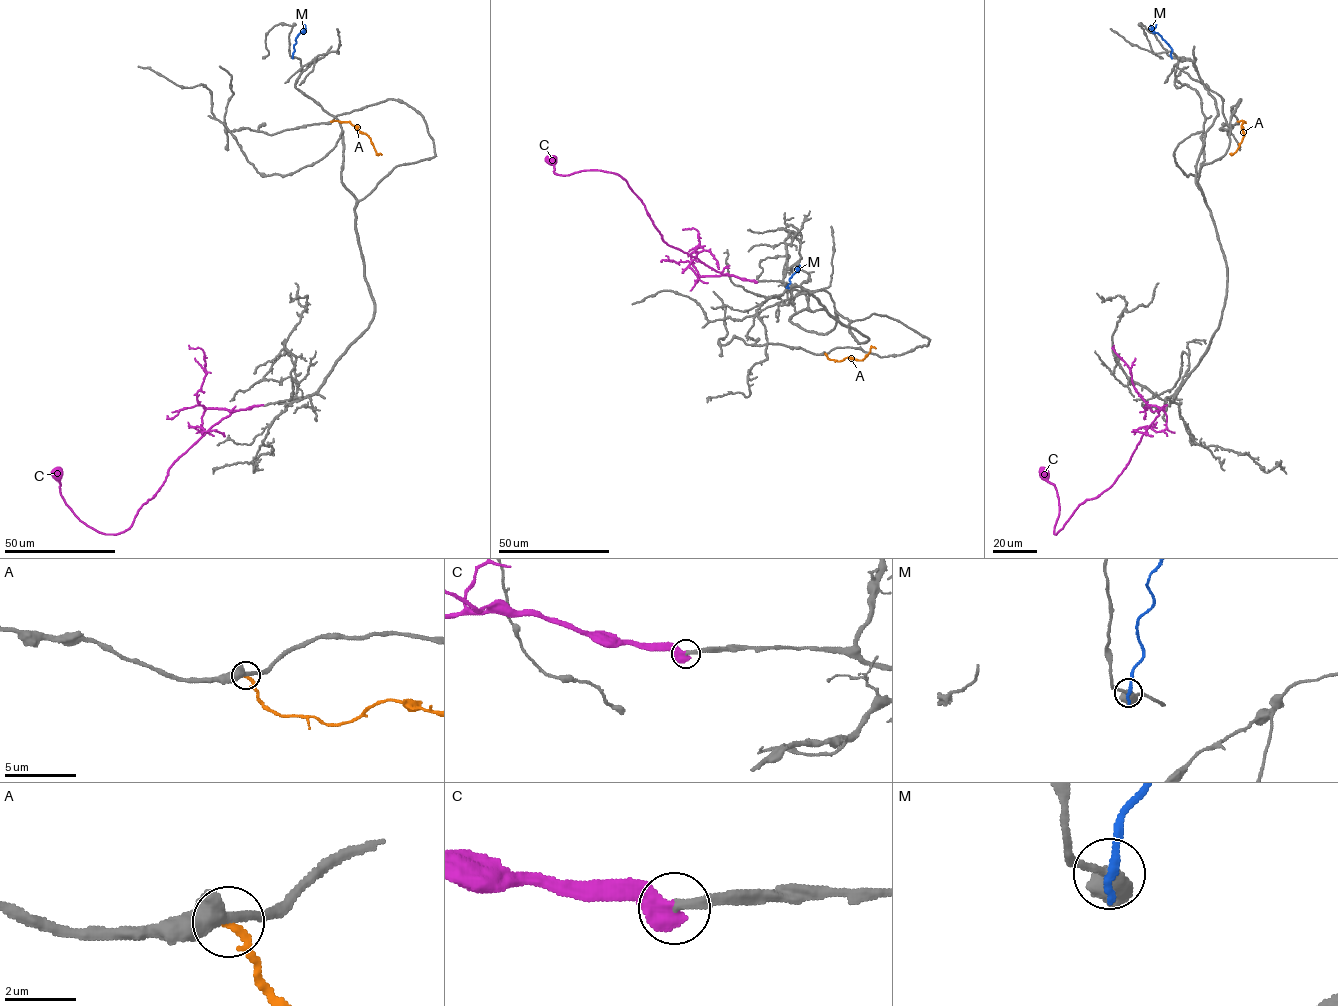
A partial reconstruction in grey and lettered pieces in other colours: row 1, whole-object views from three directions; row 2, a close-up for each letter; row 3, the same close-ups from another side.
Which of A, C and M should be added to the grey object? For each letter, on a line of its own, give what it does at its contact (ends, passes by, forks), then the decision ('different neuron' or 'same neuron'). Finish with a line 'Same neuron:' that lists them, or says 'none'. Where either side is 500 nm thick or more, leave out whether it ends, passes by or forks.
A: it ends there; different neuron
C: it ends there; same neuron
M: it ends there; different neuron
Same neuron: C

